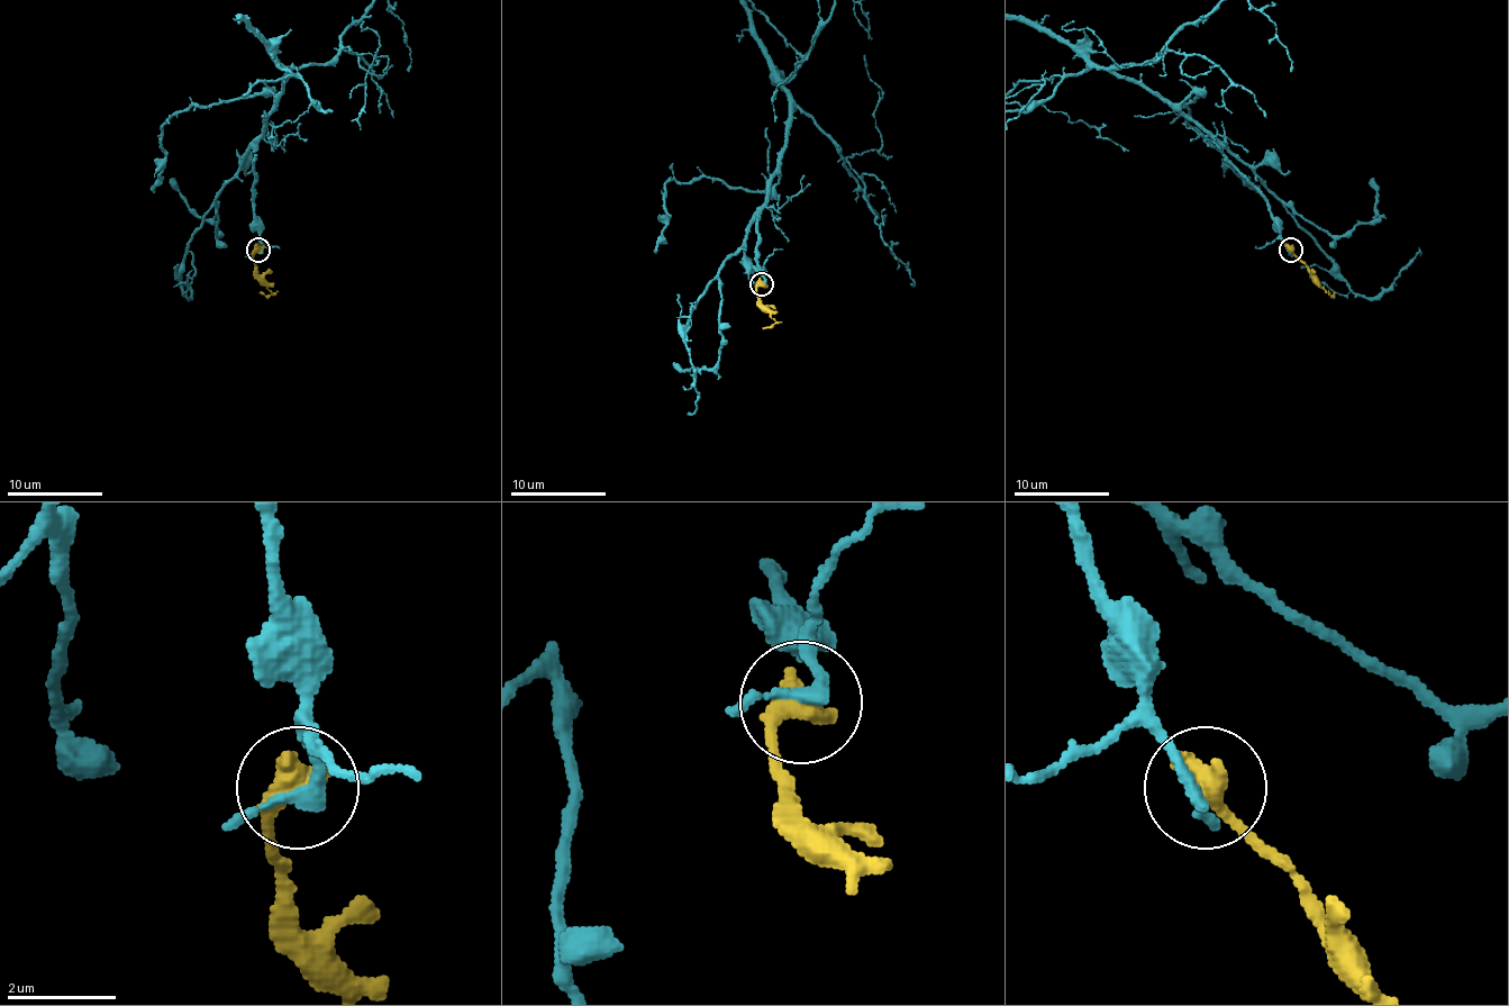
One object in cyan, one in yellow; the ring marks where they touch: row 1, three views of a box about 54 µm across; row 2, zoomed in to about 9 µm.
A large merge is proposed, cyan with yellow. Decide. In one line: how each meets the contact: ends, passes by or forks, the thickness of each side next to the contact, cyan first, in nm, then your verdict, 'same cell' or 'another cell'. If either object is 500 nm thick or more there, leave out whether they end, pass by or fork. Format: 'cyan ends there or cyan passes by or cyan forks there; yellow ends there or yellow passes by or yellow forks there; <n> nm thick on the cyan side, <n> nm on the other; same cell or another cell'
220 nm thick on the cyan side, 550 nm on the other; another cell

